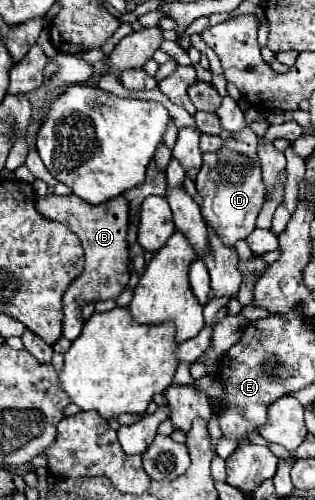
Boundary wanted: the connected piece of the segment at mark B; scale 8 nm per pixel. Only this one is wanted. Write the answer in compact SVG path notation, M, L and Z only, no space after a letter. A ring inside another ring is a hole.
M44 195L44 197L36 197L34 205L42 217L68 225L80 237L80 241L84 241L84 253L86 253L84 271L82 271L82 275L78 275L70 283L70 287L66 289L64 299L62 299L62 303L64 303L62 335L66 339L74 341L80 335L82 325L84 325L82 307L80 307L78 299L82 299L84 303L98 303L98 301L106 301L106 299L116 299L126 289L126 283L130 279L128 243L126 243L128 203L122 195L108 199L106 203L100 203L100 205L90 205L84 199L80 199L78 195L66 195L66 197Z

